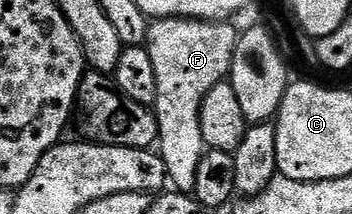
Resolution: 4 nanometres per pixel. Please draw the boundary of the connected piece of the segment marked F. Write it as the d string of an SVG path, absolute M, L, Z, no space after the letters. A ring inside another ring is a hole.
M159 18L147 29L145 45L157 73L157 98L153 105L159 119L157 151L167 167L170 187L194 193L197 166L205 151L201 134L201 106L213 86L224 83L233 62L240 33L231 22L208 22L186 18Z

